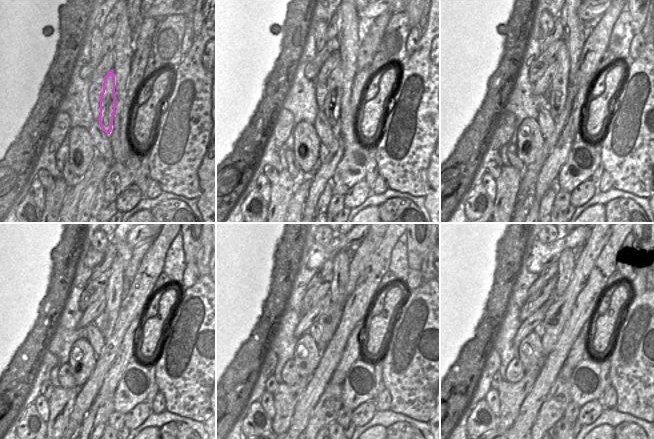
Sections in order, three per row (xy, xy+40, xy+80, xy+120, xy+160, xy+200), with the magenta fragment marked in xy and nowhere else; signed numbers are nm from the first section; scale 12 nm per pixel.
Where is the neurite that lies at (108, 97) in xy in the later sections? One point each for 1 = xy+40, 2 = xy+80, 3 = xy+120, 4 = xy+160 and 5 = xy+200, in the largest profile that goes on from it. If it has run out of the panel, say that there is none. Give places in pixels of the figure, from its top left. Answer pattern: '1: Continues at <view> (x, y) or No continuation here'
1: Continues at xy+40 (331, 108)
2: Continues at xy+80 (556, 96)
3: Continues at xy+120 (115, 289)
4: Continues at xy+160 (341, 262)
5: Continues at xy+200 (566, 264).

